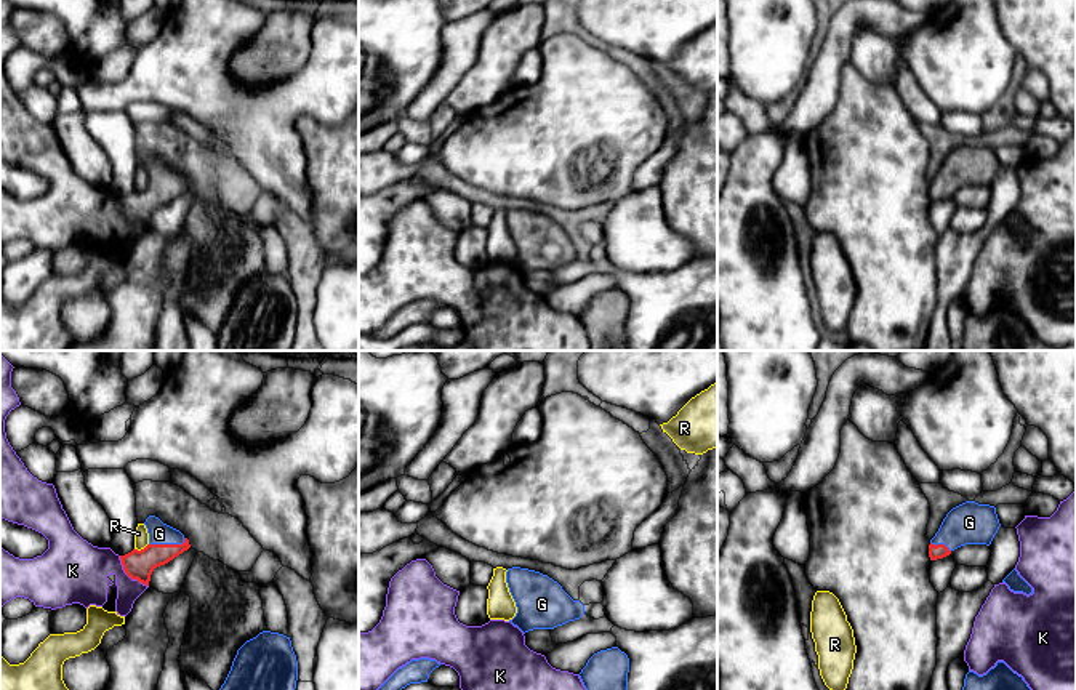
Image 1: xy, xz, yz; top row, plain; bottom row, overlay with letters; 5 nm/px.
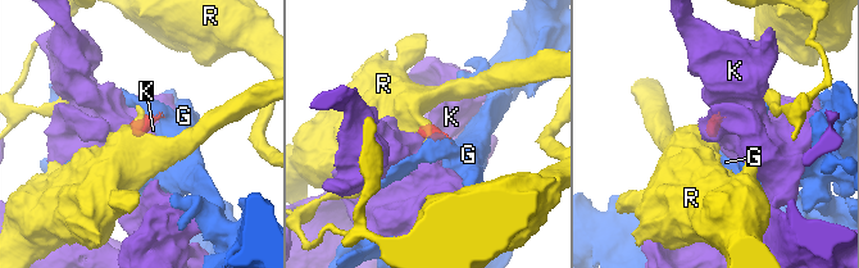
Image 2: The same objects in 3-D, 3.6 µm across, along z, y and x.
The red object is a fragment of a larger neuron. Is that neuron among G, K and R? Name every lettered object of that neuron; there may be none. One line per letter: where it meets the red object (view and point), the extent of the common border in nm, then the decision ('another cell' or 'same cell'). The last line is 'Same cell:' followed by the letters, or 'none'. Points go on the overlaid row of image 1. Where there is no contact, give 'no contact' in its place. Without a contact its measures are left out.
G: contact xy (167, 545); length 190 nm; same cell
K: contact xy (128, 575); length 220 nm; another cell
R: contact xy (141, 549); length 80 nm; another cell
Same cell: G

